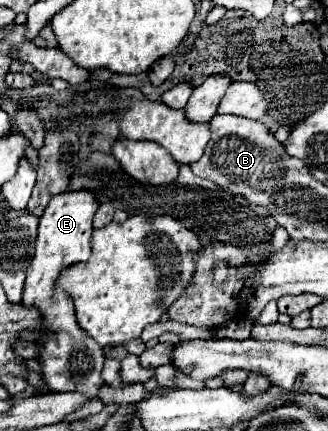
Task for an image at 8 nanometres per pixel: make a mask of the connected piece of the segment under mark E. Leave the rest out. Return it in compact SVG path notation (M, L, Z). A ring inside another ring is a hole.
M69 190L55 194L43 216L39 218L39 234L35 242L35 256L31 260L31 266L27 270L25 280L25 292L21 302L33 302L33 306L39 306L39 312L43 314L45 322L43 328L53 330L55 334L47 340L41 340L43 352L39 356L41 360L41 374L47 382L47 386L55 392L67 392L75 390L81 394L87 394L87 398L95 398L99 386L103 384L101 368L103 368L103 350L95 344L93 338L87 338L87 334L77 326L73 316L73 302L67 298L67 292L55 290L55 278L59 272L75 262L83 262L91 256L91 236L93 236L93 216L99 208L99 202L91 190Z

